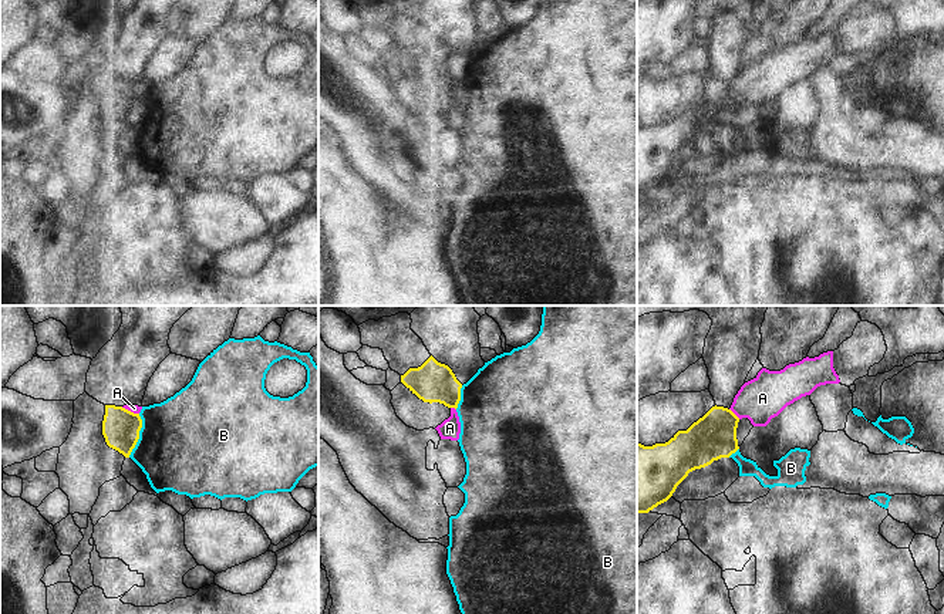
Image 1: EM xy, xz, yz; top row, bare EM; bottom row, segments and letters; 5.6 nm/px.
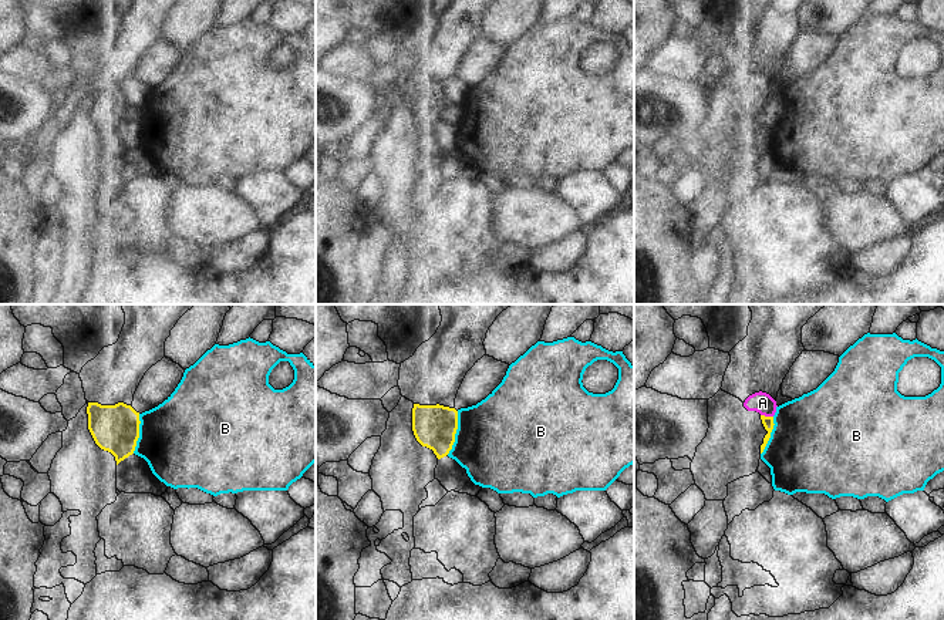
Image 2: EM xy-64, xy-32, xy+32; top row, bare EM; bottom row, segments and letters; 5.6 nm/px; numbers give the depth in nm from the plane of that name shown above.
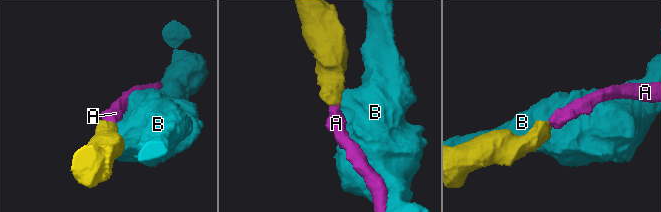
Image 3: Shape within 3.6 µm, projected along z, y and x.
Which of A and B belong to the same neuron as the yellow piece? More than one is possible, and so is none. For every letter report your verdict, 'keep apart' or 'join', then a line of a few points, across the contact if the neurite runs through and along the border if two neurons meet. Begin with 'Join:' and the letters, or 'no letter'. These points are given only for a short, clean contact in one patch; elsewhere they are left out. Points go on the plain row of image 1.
Join: A
A: join; line yz (712, 118), (734, 95), (748, 84), (762, 80)
B: keep apart

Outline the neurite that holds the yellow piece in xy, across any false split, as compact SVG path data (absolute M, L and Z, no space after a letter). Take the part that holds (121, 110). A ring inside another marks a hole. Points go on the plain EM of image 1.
M105 87L102 102L102 117L109 129L129 139L139 121L142 101L139 98L142 88L138 87Z

